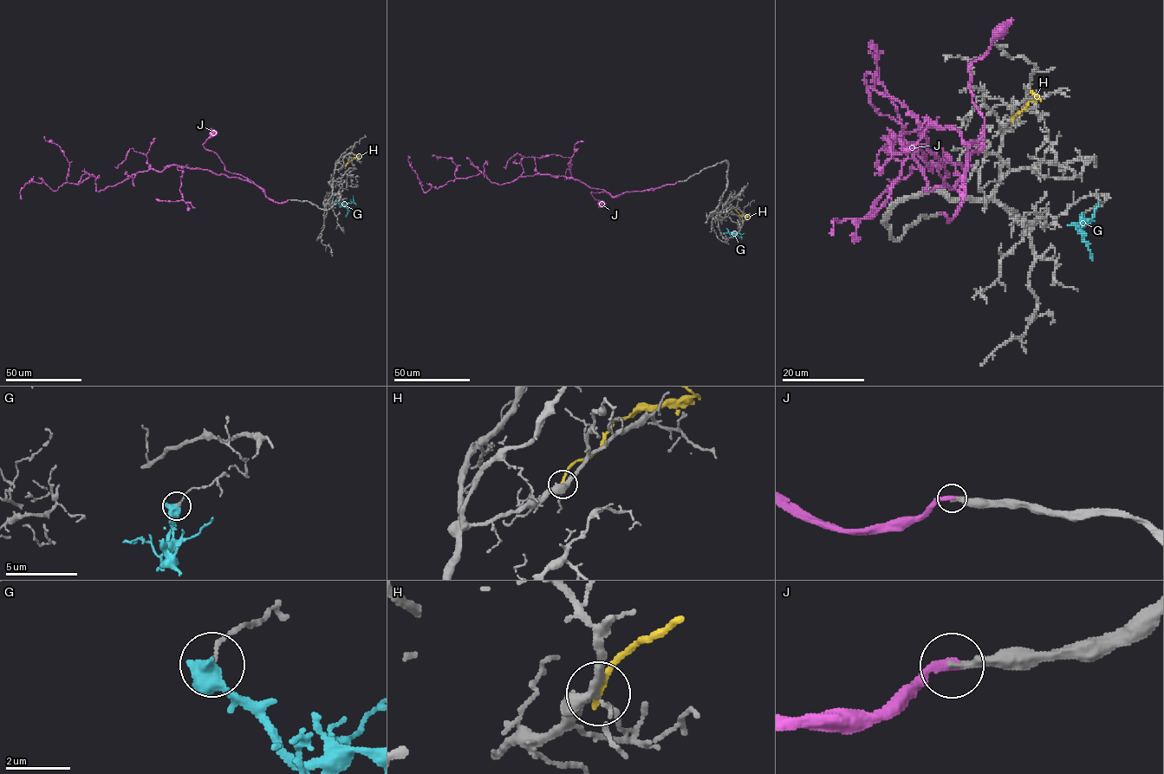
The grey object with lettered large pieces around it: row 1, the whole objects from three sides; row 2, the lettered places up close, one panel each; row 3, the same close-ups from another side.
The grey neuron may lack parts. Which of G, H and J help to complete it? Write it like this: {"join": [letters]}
{"join": ["J"]}

